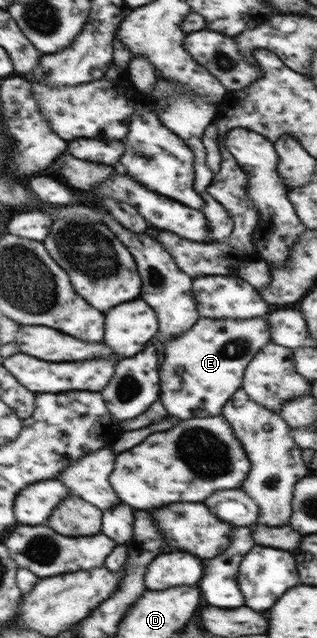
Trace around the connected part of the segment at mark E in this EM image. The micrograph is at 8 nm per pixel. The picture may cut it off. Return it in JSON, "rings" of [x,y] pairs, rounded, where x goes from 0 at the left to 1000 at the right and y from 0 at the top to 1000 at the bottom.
{"rings":[[[845,497],[789,500],[631,500],[558,533],[517,538],[517,567],[498,572],[508,602],[508,630],[527,639],[533,652],[577,658],[697,650],[703,635],[748,611],[763,608],[770,580],[792,561],[839,539],[858,536],[849,522]]]}

